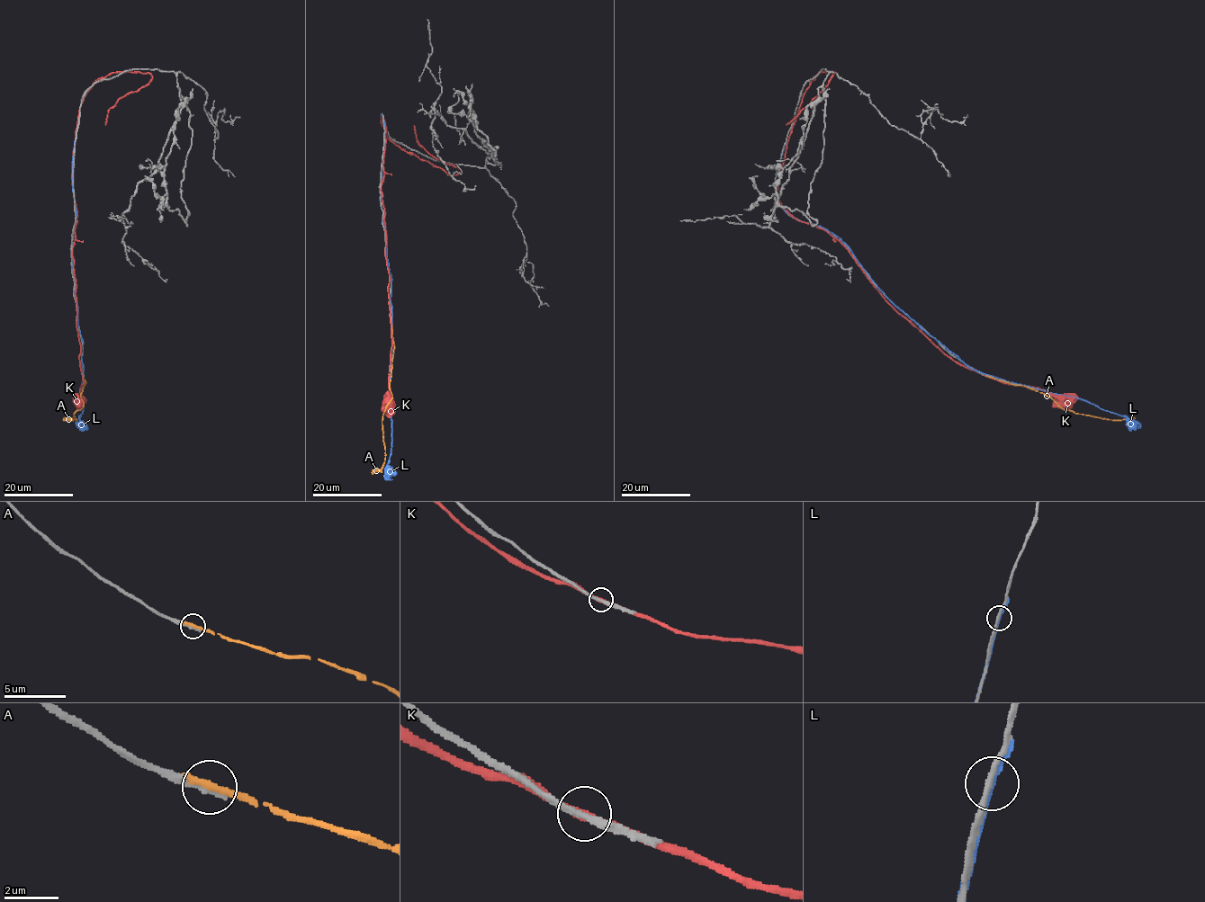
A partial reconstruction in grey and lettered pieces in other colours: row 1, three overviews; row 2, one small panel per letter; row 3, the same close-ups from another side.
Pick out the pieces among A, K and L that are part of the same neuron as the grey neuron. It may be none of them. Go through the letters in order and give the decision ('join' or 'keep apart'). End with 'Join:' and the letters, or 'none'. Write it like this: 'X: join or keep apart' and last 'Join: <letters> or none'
A: keep apart
K: keep apart
L: keep apart
Join: none

